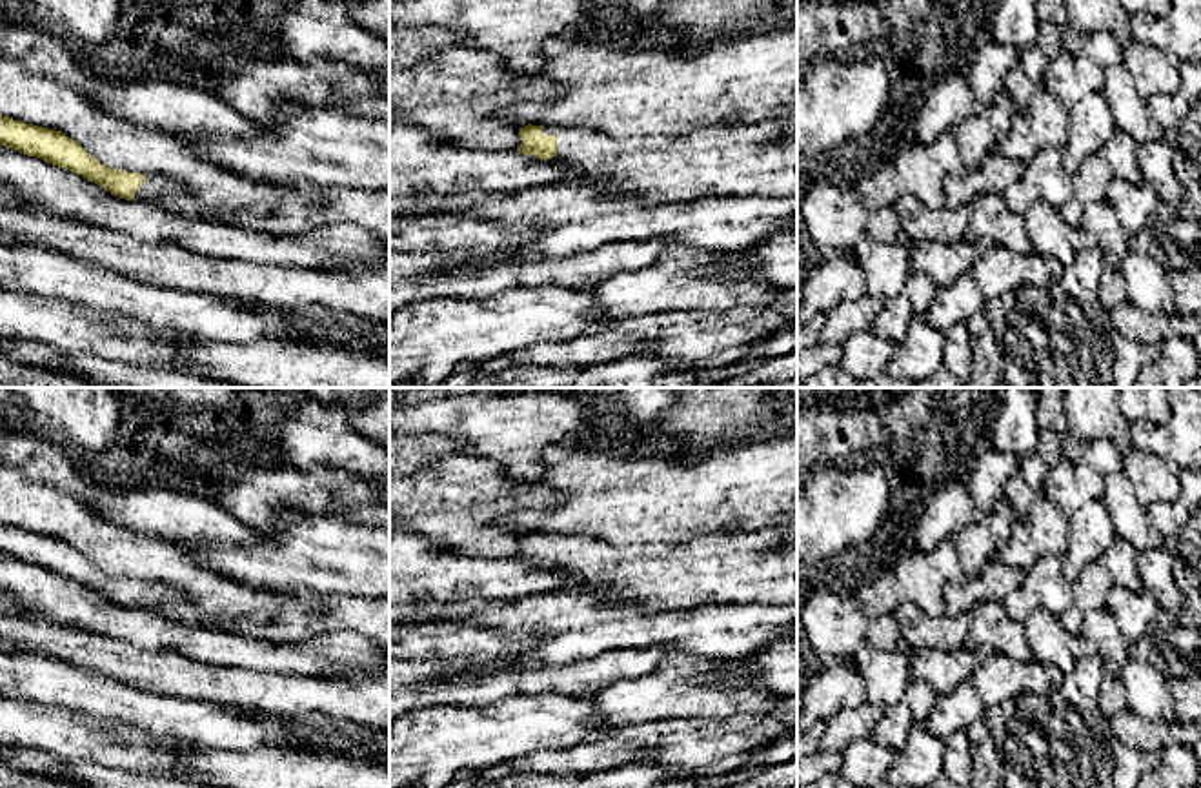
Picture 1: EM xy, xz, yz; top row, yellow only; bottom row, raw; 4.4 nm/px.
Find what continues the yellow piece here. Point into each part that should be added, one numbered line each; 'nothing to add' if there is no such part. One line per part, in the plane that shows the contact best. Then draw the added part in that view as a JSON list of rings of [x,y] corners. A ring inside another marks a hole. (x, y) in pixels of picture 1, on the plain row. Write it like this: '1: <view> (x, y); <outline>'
1: xz (759, 566); [[[779,519],[775,522],[768,522],[759,530],[739,531],[739,533],[701,533],[686,542],[677,544],[628,544],[615,546],[604,542],[591,535],[559,535],[559,533],[544,533],[544,542],[557,544],[557,562],[548,570],[559,570],[573,581],[571,590],[557,591],[557,593],[575,593],[588,595],[597,601],[619,601],[633,606],[651,606],[651,608],[690,608],[701,602],[719,602],[719,604],[788,604],[797,602],[797,519]]]

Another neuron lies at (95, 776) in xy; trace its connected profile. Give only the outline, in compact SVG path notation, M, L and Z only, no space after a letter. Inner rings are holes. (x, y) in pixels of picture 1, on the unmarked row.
M20 748L4 761L9 777L47 775L89 788L213 788L193 781L158 779L93 763L67 763L44 750Z

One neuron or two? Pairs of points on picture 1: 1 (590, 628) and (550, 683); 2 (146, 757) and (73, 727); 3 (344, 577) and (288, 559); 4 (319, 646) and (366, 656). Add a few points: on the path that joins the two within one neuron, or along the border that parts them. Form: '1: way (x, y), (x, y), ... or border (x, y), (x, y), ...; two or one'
1: border (606, 652), (579, 661), (543, 665), (530, 672); two
2: way (128, 750), (91, 739); one
3: way (330, 566), (322, 559), (302, 559); one
4: way (330, 652), (355, 656); one

